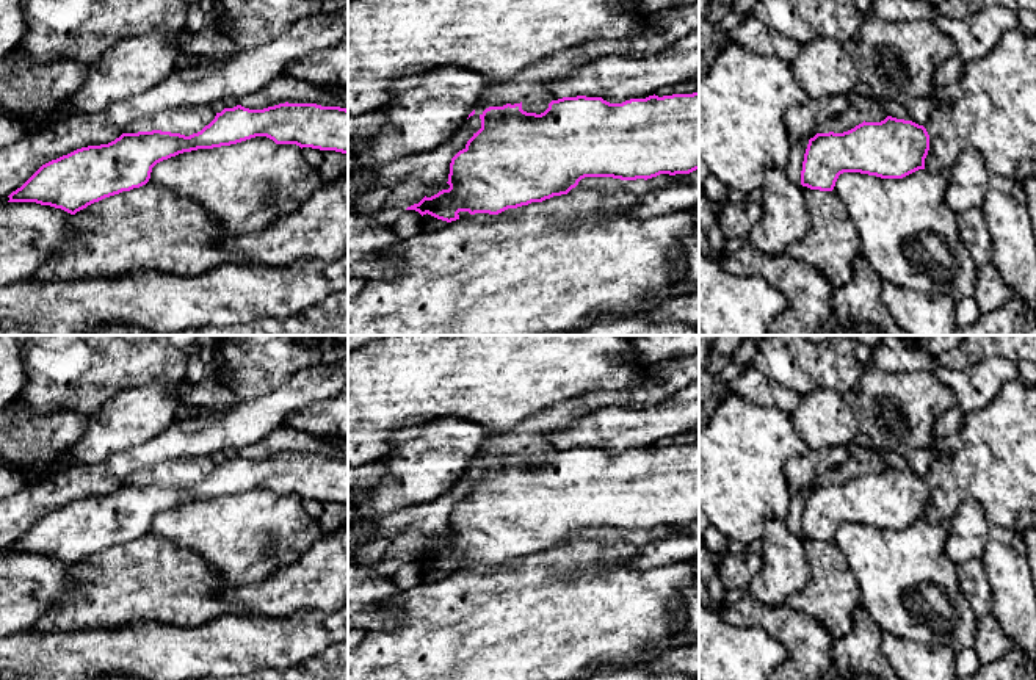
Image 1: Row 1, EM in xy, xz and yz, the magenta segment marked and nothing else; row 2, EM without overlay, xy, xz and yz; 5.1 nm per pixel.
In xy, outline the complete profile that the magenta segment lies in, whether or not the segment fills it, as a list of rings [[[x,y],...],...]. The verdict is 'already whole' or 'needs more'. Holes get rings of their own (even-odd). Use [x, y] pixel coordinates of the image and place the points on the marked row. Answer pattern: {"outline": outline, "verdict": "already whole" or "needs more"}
{"outline": [[[279,103],[263,110],[241,105],[224,108],[201,132],[190,136],[161,130],[122,133],[108,144],[88,146],[42,165],[8,202],[36,202],[61,208],[71,215],[105,197],[146,185],[152,168],[171,157],[197,149],[237,144],[255,136],[266,136],[276,144],[296,144],[320,150],[348,154],[348,110],[317,103]]], "verdict": "already whole"}

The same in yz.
{"outline": [[[887,116],[843,133],[817,133],[809,139],[801,185],[832,191],[843,172],[903,179],[925,169],[929,135],[923,125]]], "verdict": "already whole"}

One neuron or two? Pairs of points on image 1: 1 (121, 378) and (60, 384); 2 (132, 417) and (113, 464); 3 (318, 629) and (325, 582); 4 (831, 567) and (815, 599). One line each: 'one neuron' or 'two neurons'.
1: one neuron
2: two neurons
3: two neurons
4: one neuron

